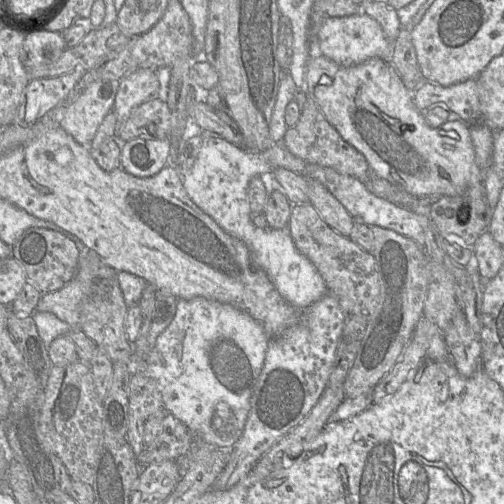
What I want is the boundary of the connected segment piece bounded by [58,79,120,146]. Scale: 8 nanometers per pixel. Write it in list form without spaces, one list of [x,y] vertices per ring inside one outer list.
[[[102,79],[90,84],[81,95],[64,107],[58,125],[77,143],[89,146],[100,124],[113,109],[119,83],[120,80]]]

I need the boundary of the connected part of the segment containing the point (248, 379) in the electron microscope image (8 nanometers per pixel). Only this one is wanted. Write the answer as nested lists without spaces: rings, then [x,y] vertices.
[[[203,297],[178,299],[172,322],[159,335],[153,350],[137,370],[143,370],[156,382],[166,413],[172,414],[189,429],[193,446],[230,449],[243,432],[253,387],[263,368],[269,341],[263,326],[238,308]]]

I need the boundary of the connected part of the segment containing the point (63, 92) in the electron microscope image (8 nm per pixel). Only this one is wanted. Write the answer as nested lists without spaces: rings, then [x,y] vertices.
[[[74,70],[52,78],[31,79],[25,88],[24,123],[35,123],[64,103],[88,70]]]

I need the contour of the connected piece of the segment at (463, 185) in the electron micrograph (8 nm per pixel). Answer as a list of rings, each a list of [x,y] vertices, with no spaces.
[[[312,54],[306,65],[305,81],[307,95],[317,103],[325,118],[339,132],[341,137],[365,156],[370,167],[370,174],[389,181],[415,197],[457,196],[462,194],[470,185],[483,181],[484,172],[475,162],[475,150],[470,135],[470,126],[461,119],[457,119],[456,121],[445,122],[437,128],[430,127],[422,111],[413,103],[413,91],[410,91],[405,86],[401,76],[391,62],[379,57],[373,57],[360,64],[344,67],[321,54]]]

